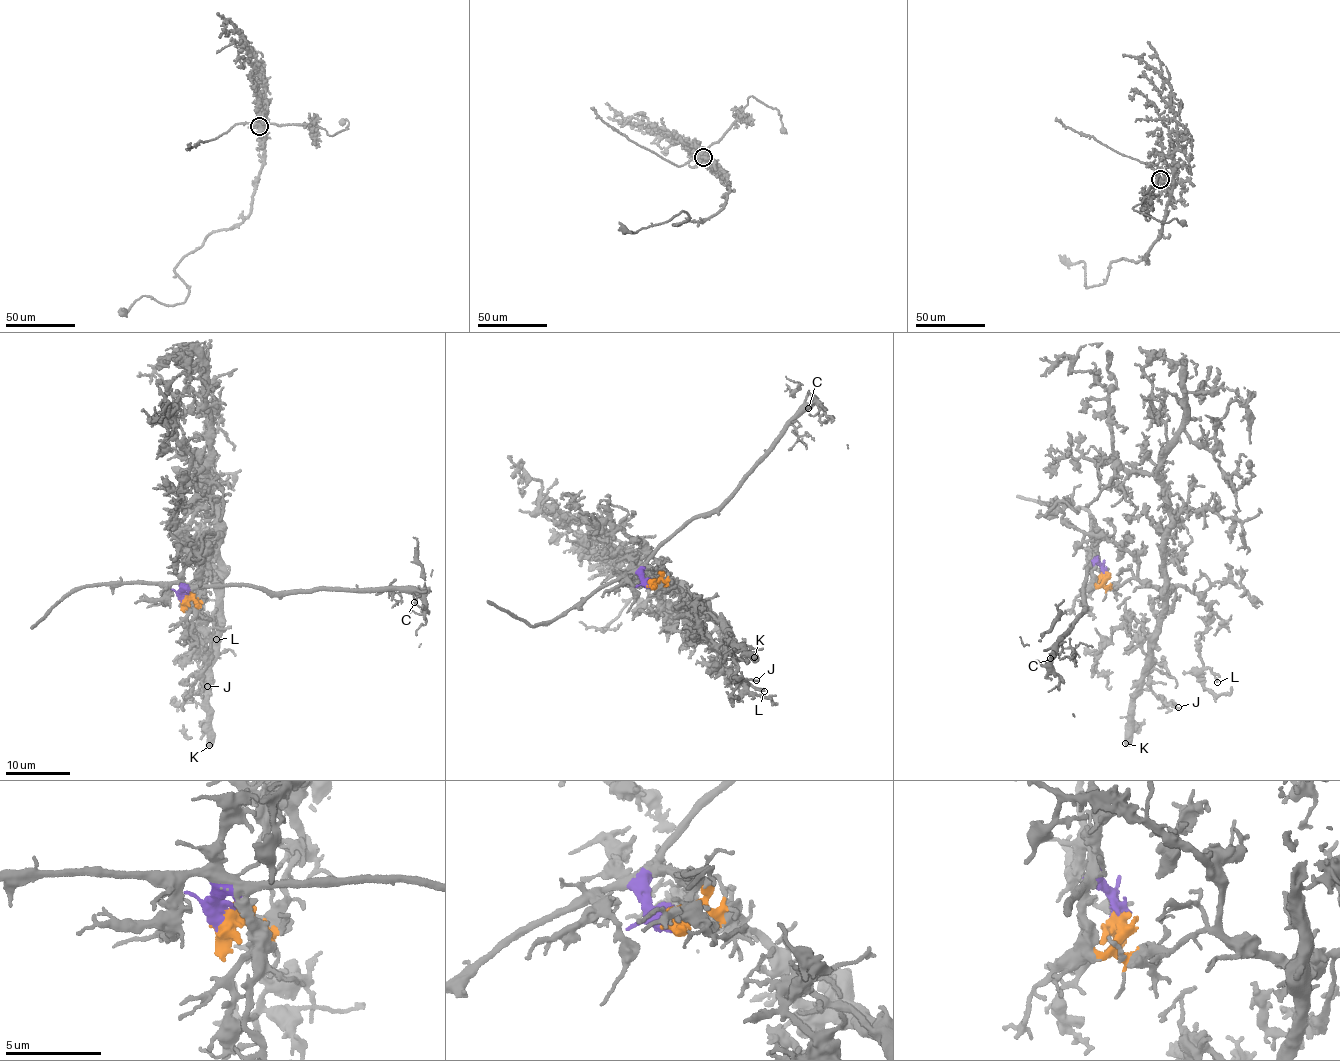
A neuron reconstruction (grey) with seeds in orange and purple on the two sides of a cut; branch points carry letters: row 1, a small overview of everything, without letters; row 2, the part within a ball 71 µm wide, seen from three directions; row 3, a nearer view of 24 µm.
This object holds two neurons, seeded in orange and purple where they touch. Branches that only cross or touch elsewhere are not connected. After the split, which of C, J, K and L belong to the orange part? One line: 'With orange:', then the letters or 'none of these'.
With orange: J, K, L

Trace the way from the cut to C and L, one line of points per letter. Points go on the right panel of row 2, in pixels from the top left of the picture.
C: (1103, 574), (1099, 566), (1093, 563), (1088, 570), (1086, 612), (1050, 659)
L: (1103, 576), (1108, 588), (1137, 579), (1161, 587), (1186, 587), (1210, 608), (1199, 656), (1218, 682)

